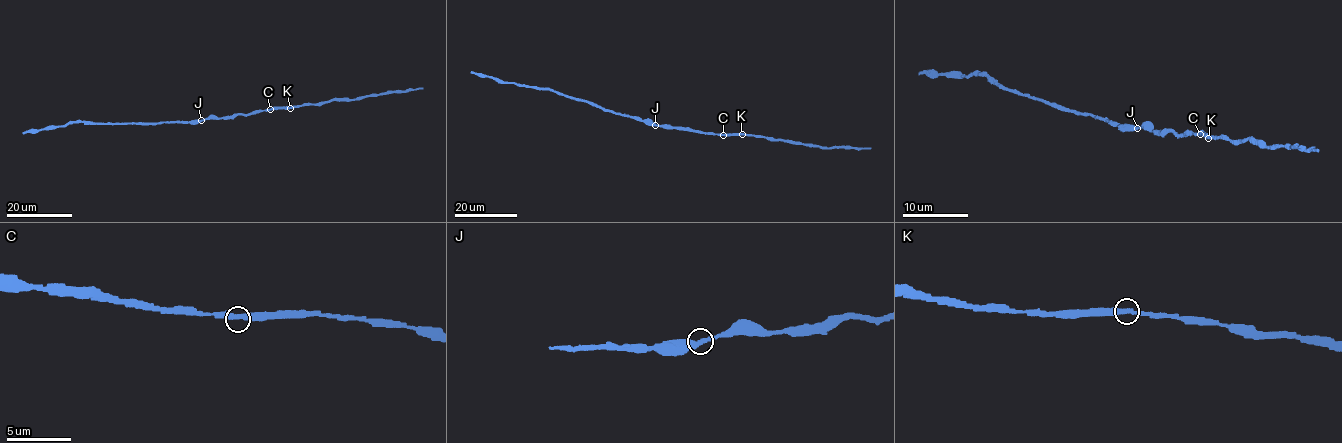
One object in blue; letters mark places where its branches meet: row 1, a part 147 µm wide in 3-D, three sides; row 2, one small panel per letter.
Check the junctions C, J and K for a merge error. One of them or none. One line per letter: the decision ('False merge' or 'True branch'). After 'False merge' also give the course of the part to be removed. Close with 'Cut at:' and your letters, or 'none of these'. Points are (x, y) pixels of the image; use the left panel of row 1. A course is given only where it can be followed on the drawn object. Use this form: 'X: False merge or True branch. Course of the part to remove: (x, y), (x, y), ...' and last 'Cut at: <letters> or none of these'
C: True branch
J: True branch
K: True branch
Cut at: none of these

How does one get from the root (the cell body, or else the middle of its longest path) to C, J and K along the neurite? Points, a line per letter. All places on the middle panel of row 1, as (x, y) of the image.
C: (668, 125), (723, 135)
J: (668, 125), (655, 125)
K: (668, 125), (715, 134), (742, 134)

